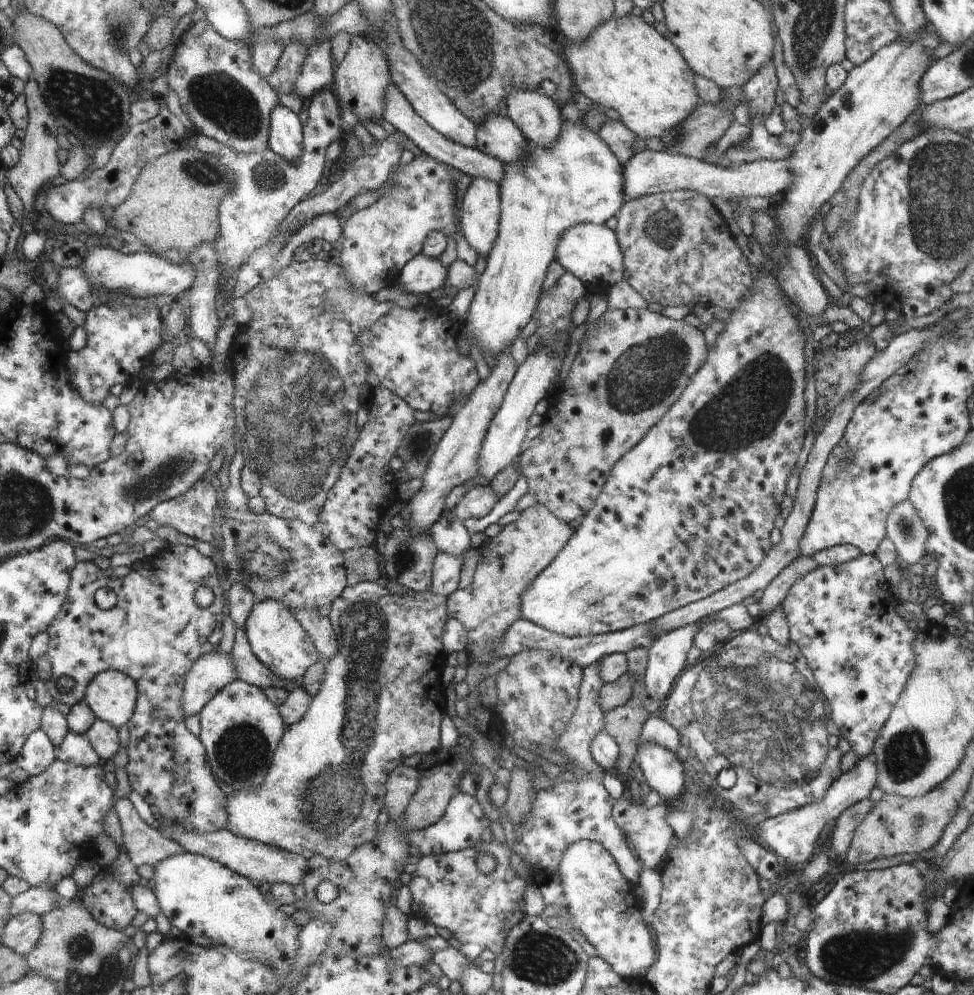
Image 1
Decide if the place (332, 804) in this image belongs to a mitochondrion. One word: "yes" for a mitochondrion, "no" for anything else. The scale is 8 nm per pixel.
yes

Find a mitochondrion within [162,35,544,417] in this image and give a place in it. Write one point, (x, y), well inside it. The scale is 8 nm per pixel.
(230, 106)

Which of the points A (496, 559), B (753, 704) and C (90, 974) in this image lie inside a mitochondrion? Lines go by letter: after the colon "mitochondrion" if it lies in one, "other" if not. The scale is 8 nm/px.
A: other
B: mitochondrion
C: mitochondrion

